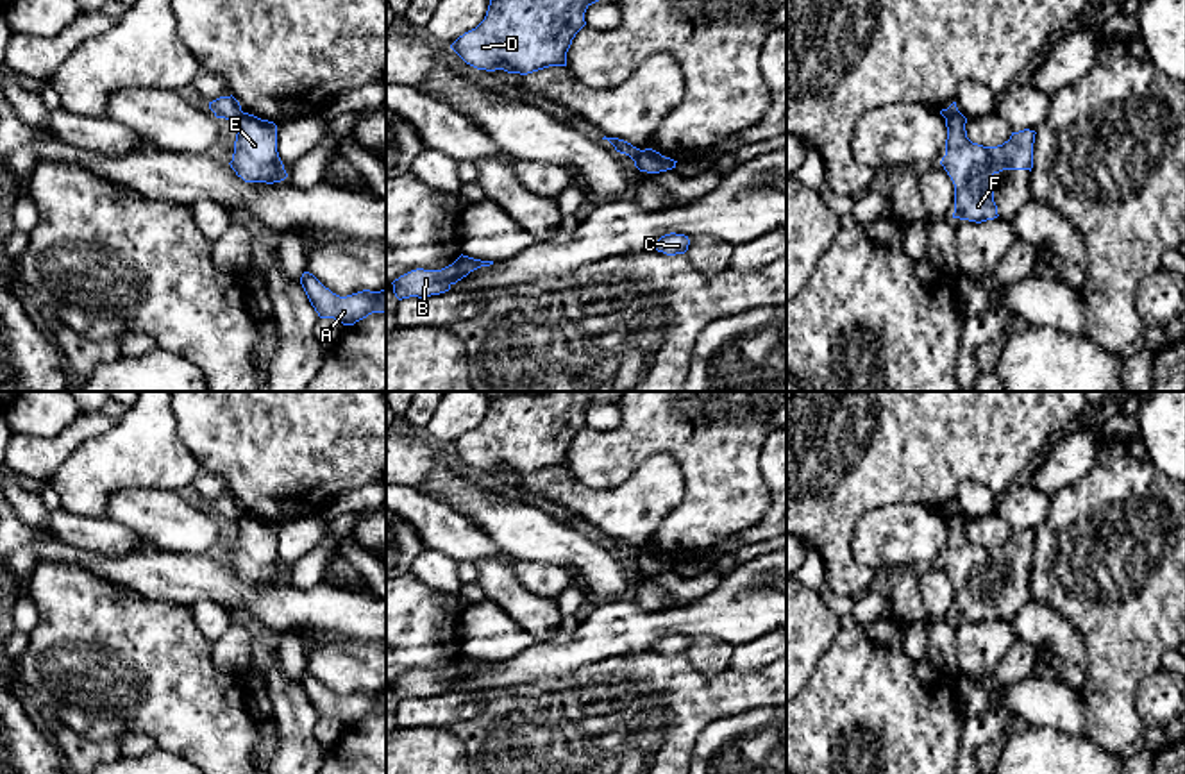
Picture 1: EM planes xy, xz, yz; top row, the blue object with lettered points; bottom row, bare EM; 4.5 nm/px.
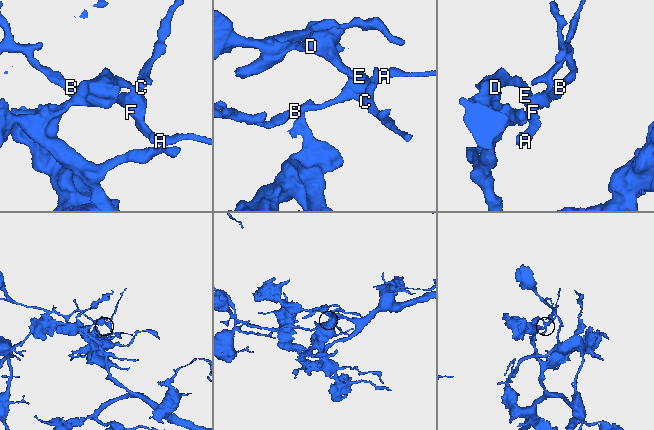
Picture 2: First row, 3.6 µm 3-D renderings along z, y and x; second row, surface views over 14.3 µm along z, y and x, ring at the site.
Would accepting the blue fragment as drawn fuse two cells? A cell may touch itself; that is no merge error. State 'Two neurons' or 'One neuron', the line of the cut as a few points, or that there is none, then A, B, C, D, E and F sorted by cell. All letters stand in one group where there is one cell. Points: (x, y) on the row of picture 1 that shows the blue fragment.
Two neurons. Split along xz (642, 151), (635, 161). Groups: A B C E F / D

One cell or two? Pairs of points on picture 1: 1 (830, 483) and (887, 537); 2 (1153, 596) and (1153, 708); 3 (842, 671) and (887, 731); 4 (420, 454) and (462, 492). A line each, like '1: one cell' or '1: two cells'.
1: two cells
2: two cells
3: one cell
4: two cells

